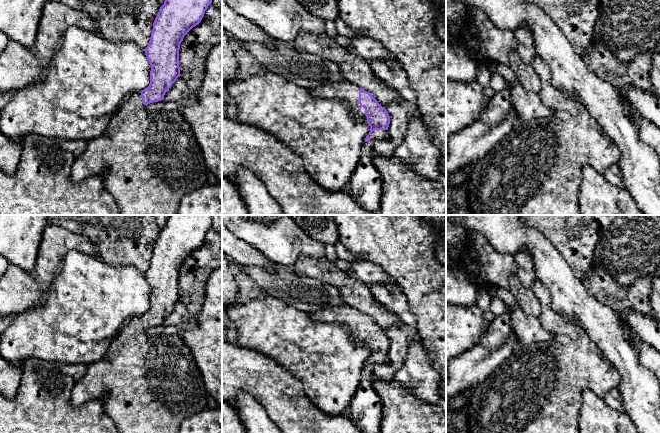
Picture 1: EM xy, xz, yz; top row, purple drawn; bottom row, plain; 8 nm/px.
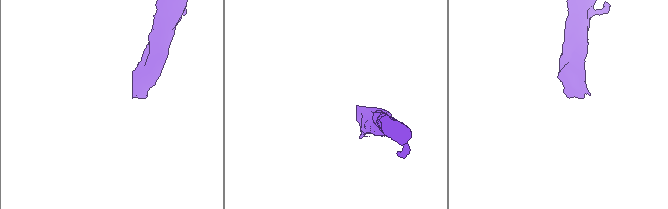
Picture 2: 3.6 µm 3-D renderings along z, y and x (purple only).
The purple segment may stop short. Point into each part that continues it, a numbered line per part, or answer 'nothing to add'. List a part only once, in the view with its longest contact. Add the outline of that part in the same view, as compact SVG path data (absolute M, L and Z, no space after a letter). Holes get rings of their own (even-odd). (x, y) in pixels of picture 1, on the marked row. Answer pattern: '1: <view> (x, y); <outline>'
1: xz (344, 90); M342 81L311 89L311 94L319 99L345 100L352 114L366 122L365 109L359 104L359 90L359 86L348 81Z

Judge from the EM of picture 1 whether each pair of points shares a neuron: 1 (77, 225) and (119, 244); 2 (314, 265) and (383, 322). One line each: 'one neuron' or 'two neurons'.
1: one neuron
2: one neuron

